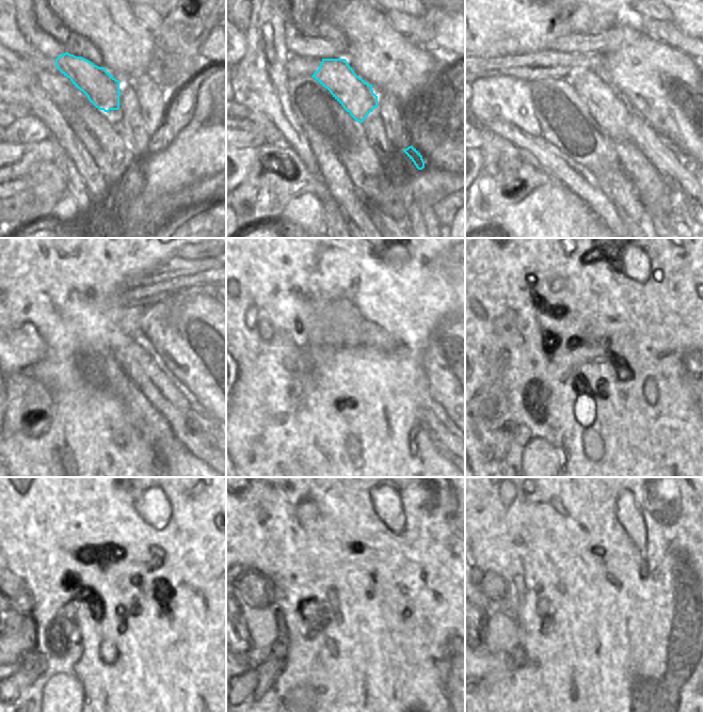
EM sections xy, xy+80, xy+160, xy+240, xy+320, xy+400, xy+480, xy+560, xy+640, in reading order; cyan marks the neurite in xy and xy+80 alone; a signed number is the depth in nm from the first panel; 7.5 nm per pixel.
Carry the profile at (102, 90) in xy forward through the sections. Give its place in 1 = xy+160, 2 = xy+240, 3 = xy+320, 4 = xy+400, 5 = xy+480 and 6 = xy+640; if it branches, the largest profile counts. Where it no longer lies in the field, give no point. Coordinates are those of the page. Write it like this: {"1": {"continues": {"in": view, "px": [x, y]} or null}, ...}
{"1": {"continues": {"in": "xy+160", "px": [609, 111]}}, "2": {"continues": {"in": "xy+240", "px": [194, 430]}}, "3": {"continues": {"in": "xy+320", "px": [443, 440]}}, "4": {"continues": null}, "5": {"continues": null}, "6": {"continues": null}}

